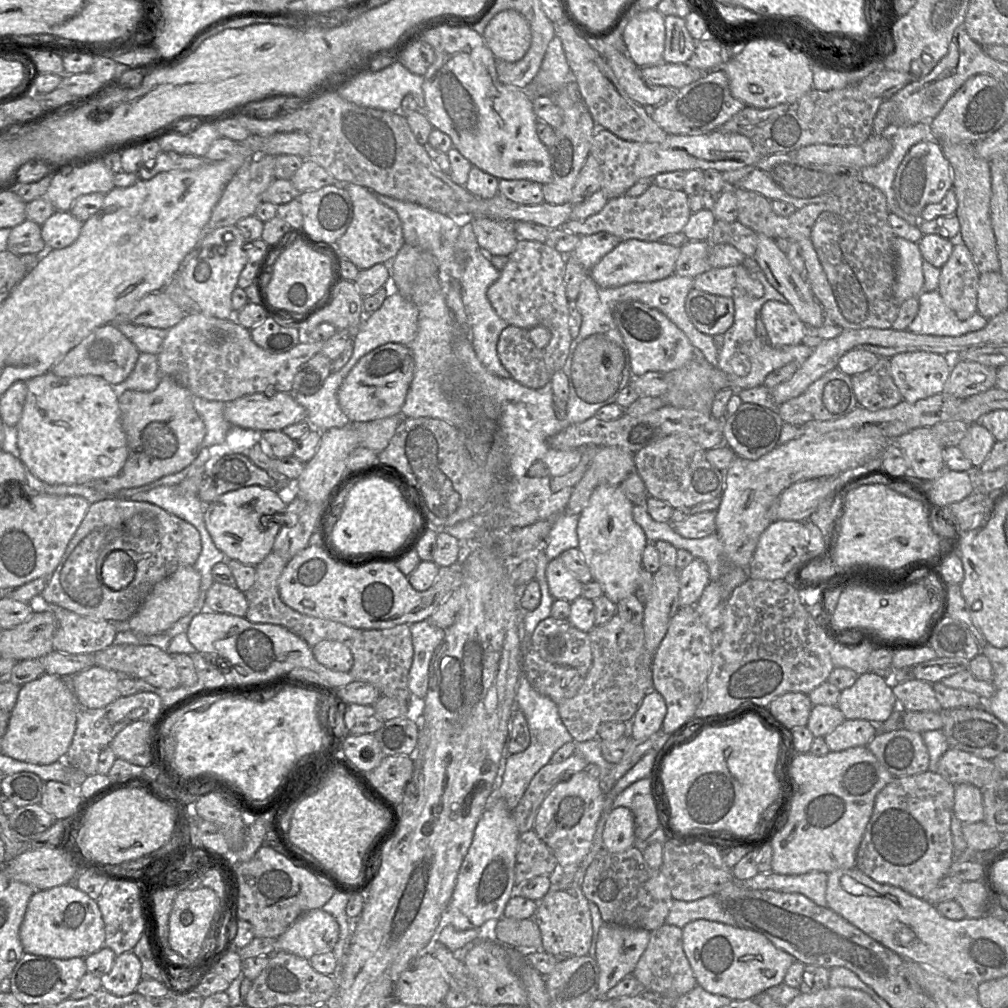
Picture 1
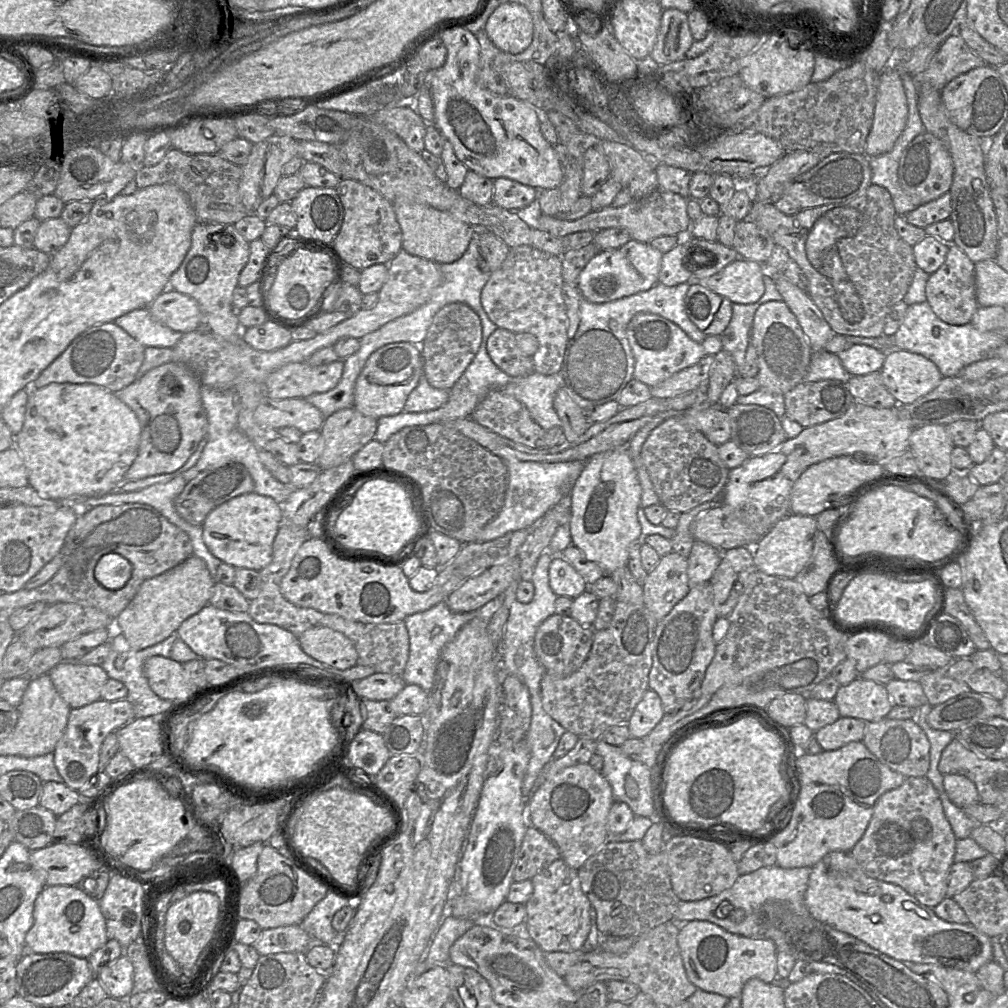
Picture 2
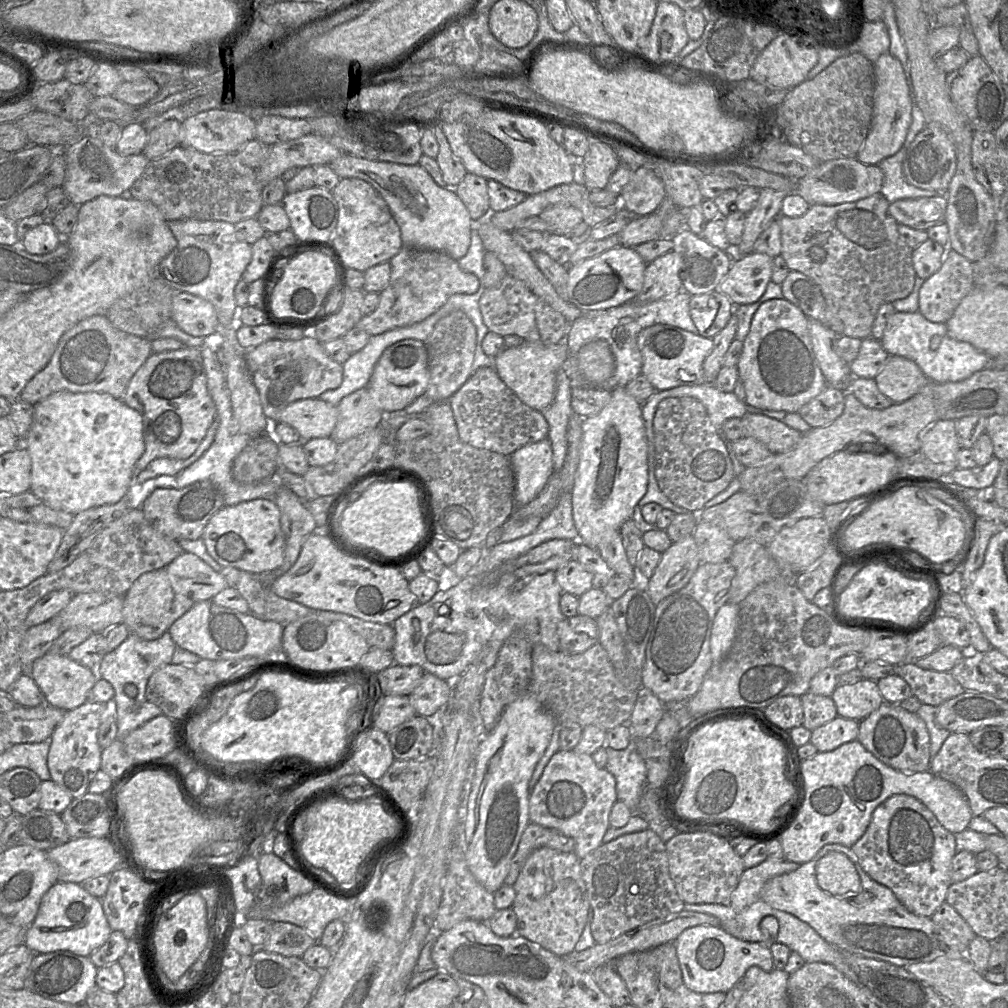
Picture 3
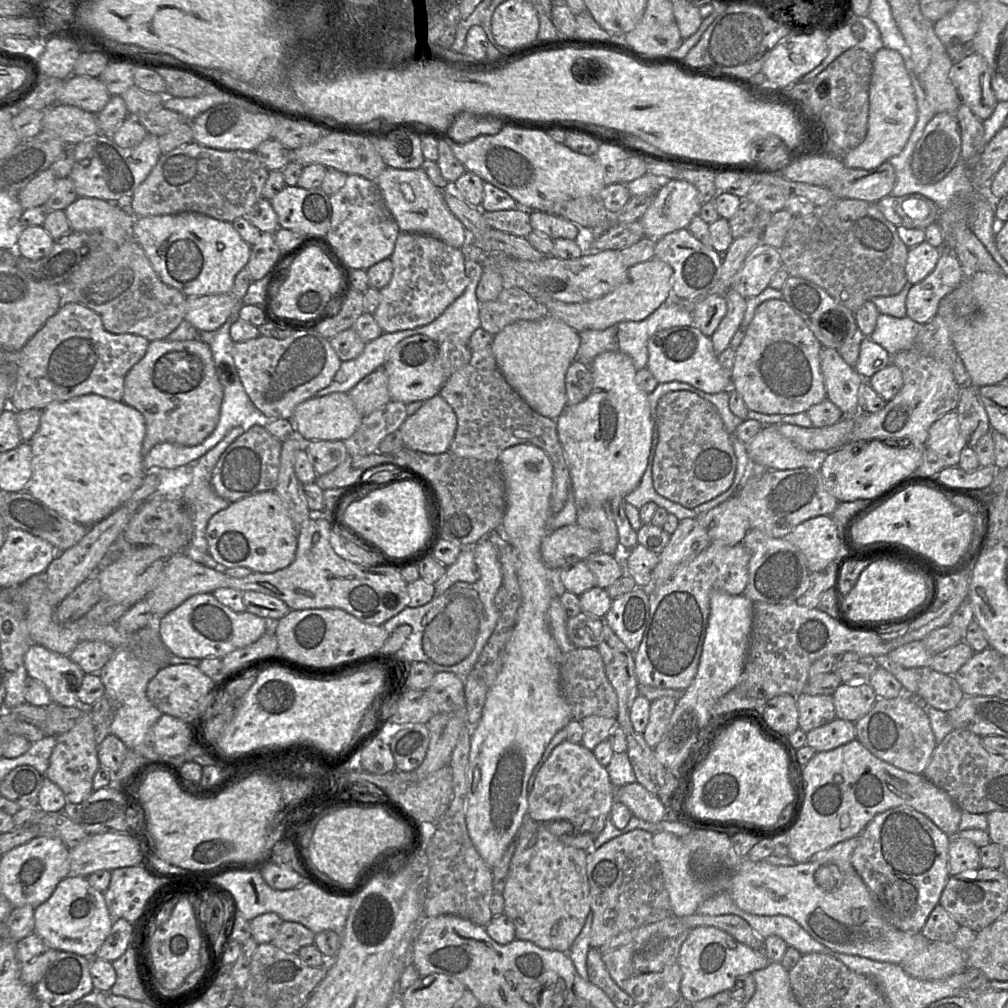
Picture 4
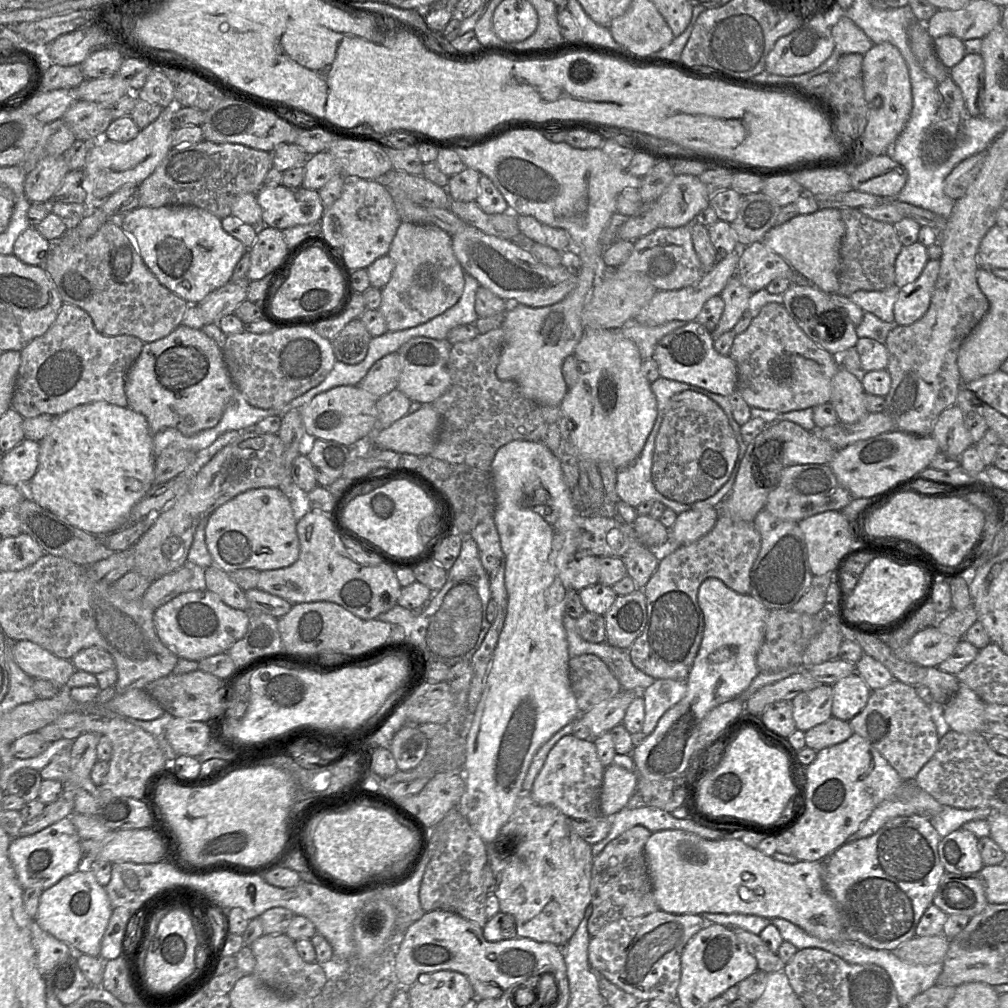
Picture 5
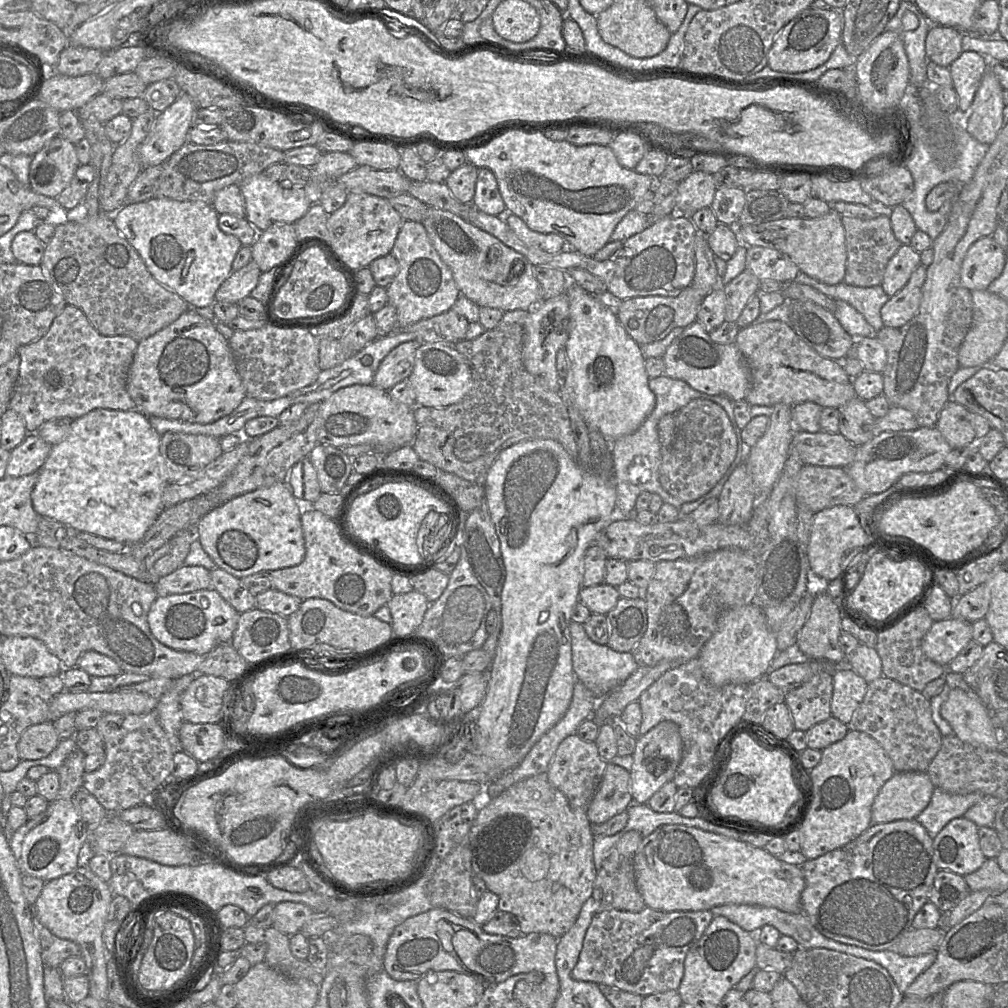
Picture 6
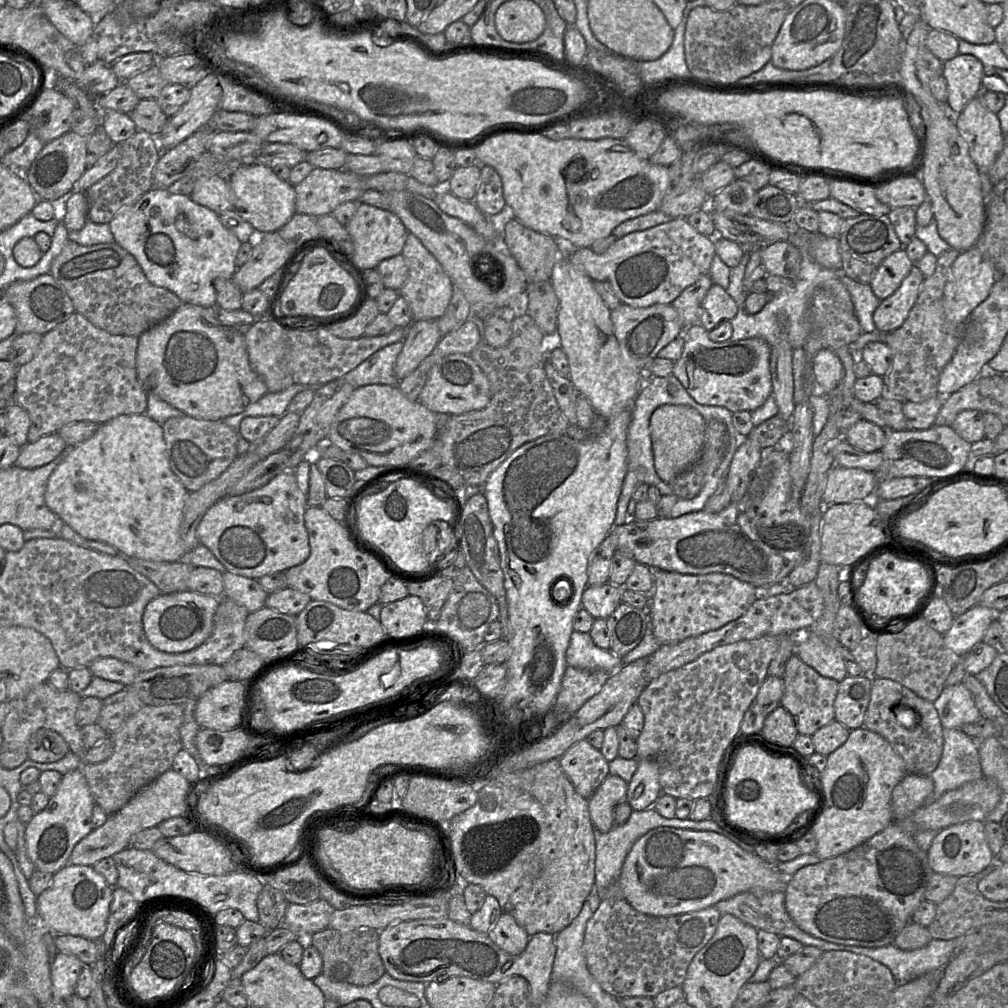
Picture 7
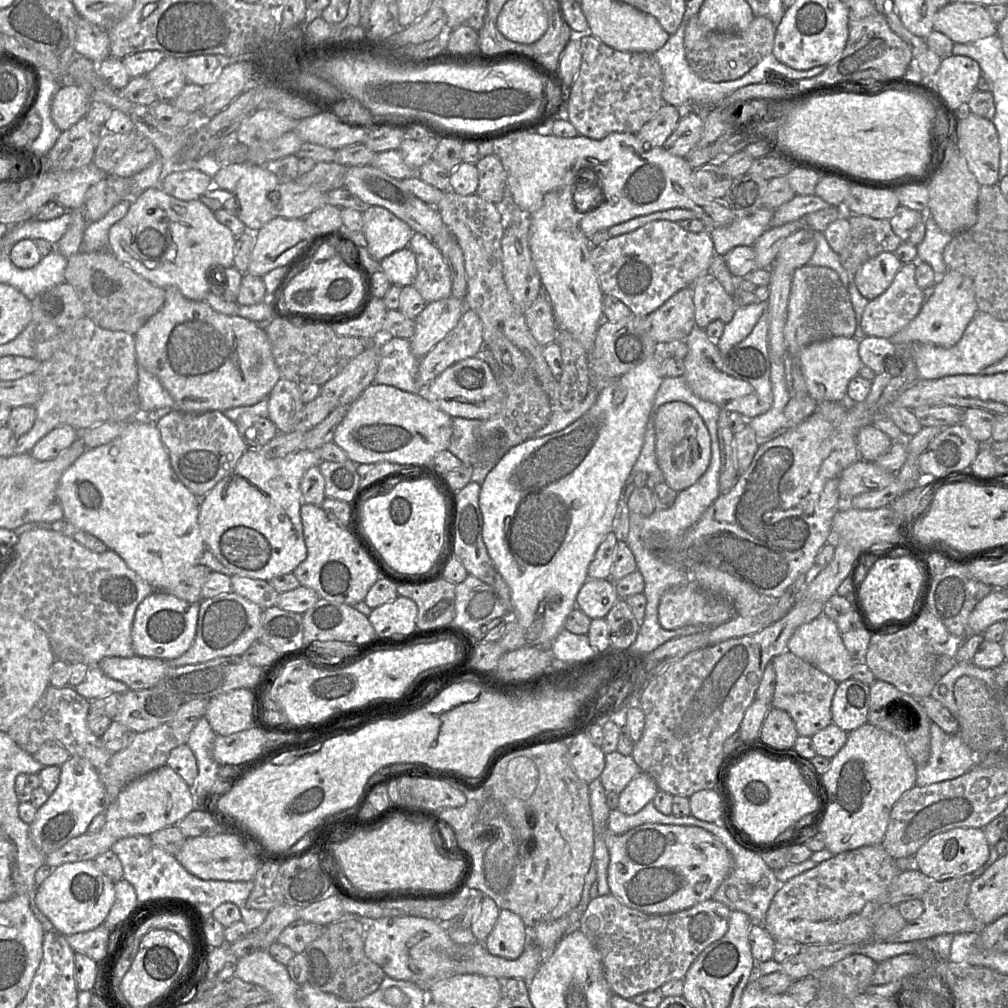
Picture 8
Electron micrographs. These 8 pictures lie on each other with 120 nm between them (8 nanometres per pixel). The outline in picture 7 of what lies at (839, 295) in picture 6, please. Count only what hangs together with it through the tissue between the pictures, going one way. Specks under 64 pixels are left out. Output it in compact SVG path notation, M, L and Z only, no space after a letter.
M840 273L839 278L851 296L862 332L872 333L877 330L873 322L873 313L882 300L873 293L869 284L853 280L842 273Z

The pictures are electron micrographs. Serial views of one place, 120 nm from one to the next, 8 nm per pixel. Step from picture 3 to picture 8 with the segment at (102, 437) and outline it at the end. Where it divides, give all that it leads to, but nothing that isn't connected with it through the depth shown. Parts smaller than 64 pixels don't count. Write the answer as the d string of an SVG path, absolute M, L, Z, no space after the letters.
M144 414L127 422L121 434L111 442L88 448L63 473L57 496L63 519L101 540L155 590L175 587L189 568L199 564L206 549L198 523L201 500L175 474L157 426L147 421Z

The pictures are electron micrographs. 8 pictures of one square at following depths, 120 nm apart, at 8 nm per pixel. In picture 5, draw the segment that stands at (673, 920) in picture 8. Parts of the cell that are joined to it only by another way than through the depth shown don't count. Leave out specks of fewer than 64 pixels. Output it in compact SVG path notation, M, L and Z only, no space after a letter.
M658 910L645 916L620 919L590 938L588 962L611 983L639 1001L677 1001L681 954L688 941L706 927L701 915L671 914Z

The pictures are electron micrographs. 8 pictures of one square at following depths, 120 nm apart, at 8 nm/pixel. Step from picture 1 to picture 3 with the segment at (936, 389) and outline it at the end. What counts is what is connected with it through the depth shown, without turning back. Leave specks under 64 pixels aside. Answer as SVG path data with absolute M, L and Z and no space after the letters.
M889 355L874 380L880 392L894 403L910 399L930 381L915 362L896 355Z

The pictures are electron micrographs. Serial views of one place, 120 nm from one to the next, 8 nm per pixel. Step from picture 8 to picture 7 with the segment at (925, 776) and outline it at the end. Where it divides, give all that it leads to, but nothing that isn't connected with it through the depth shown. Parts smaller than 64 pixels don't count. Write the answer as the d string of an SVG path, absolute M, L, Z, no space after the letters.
M943 729L941 757L930 777L934 784L930 800L984 777L976 740L961 729Z

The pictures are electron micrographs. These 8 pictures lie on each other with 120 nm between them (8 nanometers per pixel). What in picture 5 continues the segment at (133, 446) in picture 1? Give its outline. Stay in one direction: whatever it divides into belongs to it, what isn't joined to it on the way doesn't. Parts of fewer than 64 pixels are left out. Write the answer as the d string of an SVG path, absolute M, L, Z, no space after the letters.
M183 324L166 337L144 343L126 376L128 407L145 416L153 435L174 428L185 436L193 436L213 428L235 388L223 349L202 329Z

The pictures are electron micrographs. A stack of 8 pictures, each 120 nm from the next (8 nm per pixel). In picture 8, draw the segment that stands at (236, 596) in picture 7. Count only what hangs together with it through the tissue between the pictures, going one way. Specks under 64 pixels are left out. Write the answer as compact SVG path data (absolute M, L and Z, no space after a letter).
M230 576L232 591L247 598L260 606L263 610L275 606L279 593L269 581L253 579L245 576Z

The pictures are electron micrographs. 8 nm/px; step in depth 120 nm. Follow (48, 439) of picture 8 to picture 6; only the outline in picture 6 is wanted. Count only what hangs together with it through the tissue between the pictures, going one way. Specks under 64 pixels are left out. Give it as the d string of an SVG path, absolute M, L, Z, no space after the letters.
M28 433L24 441L11 451L6 476L21 477L38 472L51 448L37 433Z

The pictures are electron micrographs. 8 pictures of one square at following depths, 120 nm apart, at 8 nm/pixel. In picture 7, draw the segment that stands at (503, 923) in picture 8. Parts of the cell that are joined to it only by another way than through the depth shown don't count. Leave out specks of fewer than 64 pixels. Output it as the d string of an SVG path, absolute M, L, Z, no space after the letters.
M503 912L487 933L502 950L511 955L520 955L526 948L530 936L518 925L510 914Z

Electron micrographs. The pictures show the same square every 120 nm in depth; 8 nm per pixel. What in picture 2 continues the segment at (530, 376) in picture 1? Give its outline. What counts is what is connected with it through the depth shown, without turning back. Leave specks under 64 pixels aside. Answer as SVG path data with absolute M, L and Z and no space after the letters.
M497 328L486 347L493 363L510 377L527 377L535 372L532 357L518 347L514 332Z

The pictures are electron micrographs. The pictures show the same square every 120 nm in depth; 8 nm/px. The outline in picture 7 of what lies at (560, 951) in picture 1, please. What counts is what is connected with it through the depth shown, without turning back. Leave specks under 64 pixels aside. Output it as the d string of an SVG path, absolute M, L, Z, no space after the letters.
M553 758L522 771L512 773L495 773L491 779L478 785L476 803L466 811L454 816L448 823L443 823L450 837L452 857L456 867L456 875L460 875L467 883L479 885L487 895L494 896L502 909L514 917L520 927L529 936L545 932L556 936L567 927L579 914L583 903L595 883L595 839L593 824L588 810L588 799L579 795L568 777L563 772L559 759Z

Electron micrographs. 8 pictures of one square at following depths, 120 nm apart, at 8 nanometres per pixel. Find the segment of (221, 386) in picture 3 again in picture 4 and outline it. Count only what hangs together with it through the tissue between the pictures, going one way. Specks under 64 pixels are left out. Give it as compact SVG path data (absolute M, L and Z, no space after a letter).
M246 426L231 429L216 446L197 461L190 462L194 463L193 476L190 484L184 489L183 500L192 509L193 533L190 545L202 553L208 553L205 533L210 518L231 504L212 489L212 471L220 456L245 431Z

